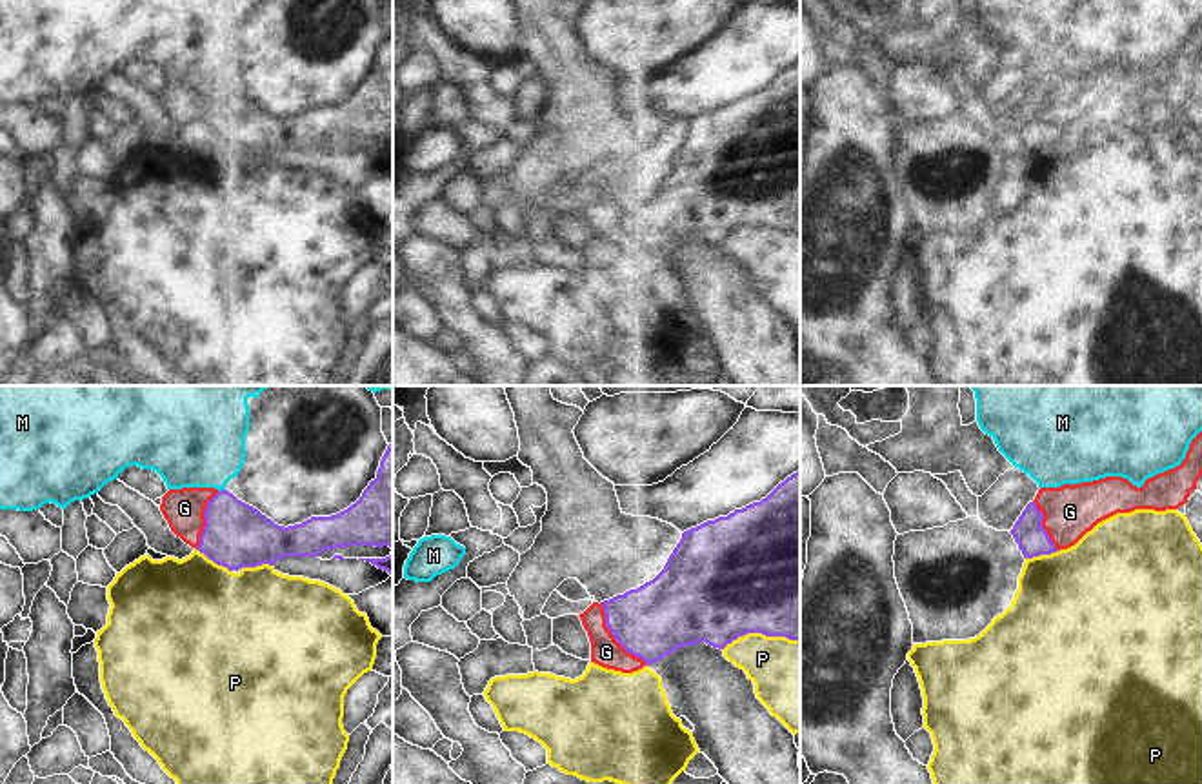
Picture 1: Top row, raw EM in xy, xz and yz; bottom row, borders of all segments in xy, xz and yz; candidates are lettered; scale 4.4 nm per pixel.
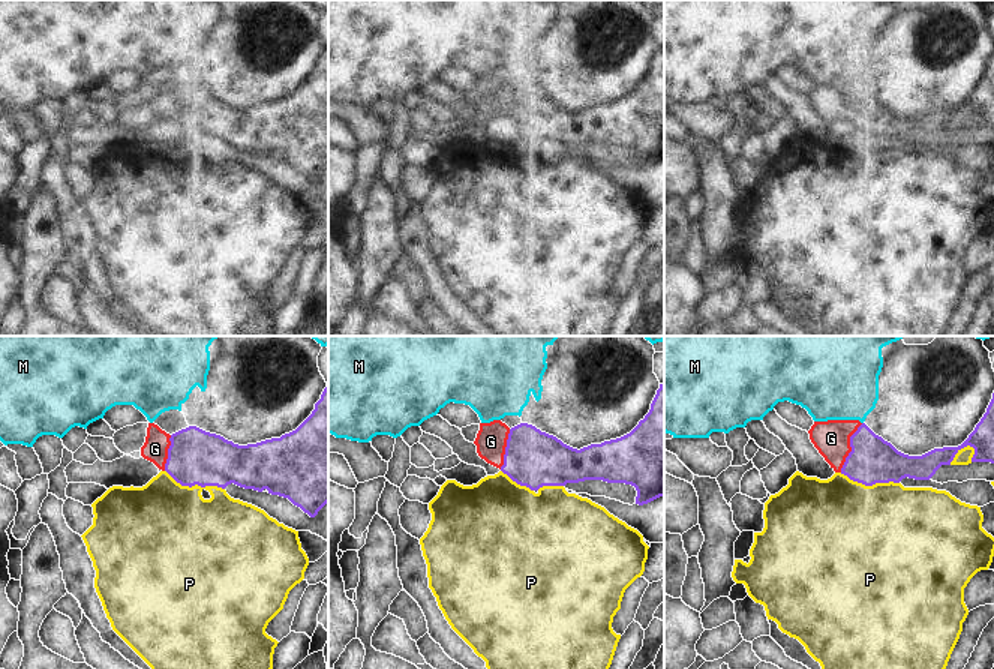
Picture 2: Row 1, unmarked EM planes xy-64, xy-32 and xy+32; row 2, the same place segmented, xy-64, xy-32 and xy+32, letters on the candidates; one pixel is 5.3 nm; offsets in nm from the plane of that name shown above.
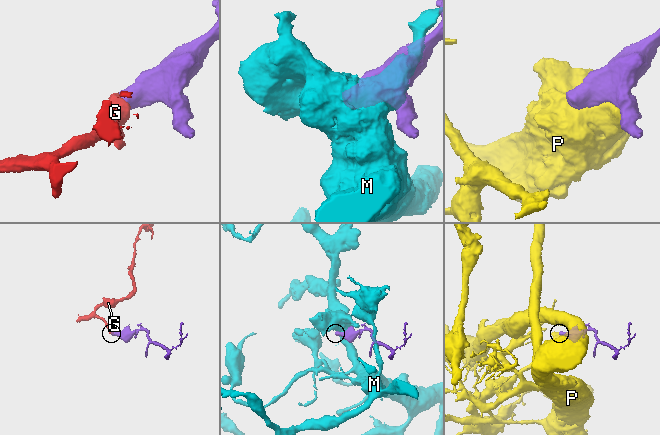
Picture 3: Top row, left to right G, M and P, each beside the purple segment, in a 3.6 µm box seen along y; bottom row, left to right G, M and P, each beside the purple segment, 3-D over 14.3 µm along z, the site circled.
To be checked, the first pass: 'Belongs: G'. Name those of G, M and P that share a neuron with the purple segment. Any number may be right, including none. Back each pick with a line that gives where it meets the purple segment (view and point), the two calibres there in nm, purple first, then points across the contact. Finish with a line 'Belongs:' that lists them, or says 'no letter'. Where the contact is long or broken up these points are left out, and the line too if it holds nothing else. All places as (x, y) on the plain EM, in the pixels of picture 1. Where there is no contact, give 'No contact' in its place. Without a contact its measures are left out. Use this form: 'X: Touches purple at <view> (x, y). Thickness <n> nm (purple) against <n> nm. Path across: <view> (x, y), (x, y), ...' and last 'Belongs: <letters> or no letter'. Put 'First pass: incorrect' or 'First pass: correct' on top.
First pass: correct
G: Touches purple at xz (613, 228). Thickness 320 nm (purple) against 140 nm. Path across: xz (653, 213), (624, 228), (613, 228), (613, 237), (606, 244)
Belongs: G.

